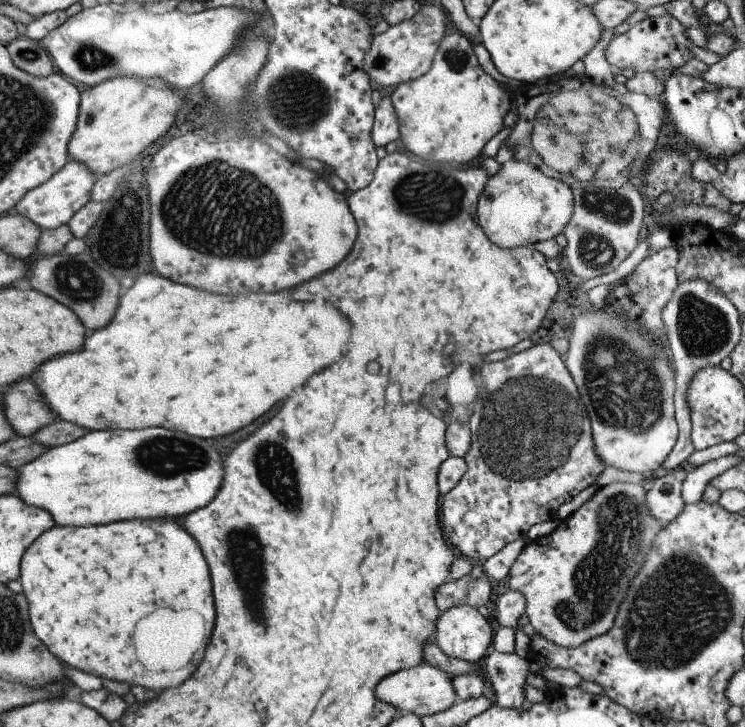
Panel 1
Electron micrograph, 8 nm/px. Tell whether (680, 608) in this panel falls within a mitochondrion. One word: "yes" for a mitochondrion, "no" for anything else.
yes

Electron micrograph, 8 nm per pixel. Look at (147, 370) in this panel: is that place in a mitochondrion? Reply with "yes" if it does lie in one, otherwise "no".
no

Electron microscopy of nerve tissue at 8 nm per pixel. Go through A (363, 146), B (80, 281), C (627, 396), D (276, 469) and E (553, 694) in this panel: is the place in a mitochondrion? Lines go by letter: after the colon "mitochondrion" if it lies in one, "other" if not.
A: other
B: mitochondrion
C: mitochondrion
D: mitochondrion
E: other

